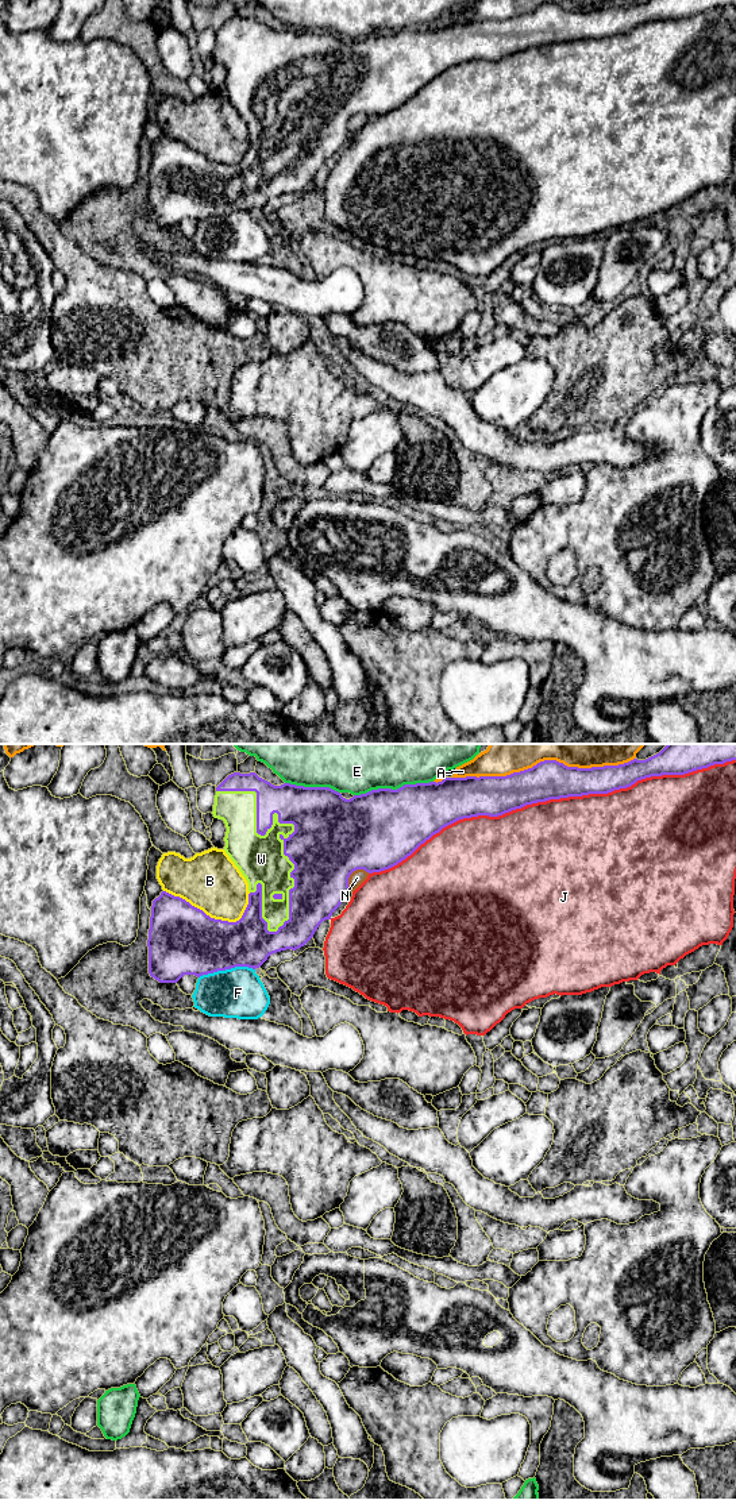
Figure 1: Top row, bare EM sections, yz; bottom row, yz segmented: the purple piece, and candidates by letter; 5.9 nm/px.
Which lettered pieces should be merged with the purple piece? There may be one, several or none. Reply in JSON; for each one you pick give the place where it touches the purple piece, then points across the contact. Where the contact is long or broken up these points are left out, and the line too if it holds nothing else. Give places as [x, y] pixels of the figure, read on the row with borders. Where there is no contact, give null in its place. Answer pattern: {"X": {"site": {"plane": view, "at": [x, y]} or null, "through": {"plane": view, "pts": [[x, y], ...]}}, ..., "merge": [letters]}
{"W": {"site": {"plane": "yz", "at": [281, 822]}}, "merge": ["W"]}

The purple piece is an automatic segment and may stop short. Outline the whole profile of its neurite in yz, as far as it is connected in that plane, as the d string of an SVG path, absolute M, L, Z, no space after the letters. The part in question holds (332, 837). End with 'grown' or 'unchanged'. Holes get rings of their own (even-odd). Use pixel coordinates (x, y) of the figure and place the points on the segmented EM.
M667 744L659 753L646 759L633 759L619 766L592 768L567 767L556 760L544 760L532 768L506 776L444 778L442 782L404 784L397 790L378 788L350 799L330 787L304 787L290 783L274 786L255 772L228 775L217 787L213 817L223 820L227 828L224 851L248 883L248 905L236 922L215 919L180 896L162 891L153 901L149 929L149 973L159 983L177 983L184 975L197 977L235 967L259 968L270 955L304 946L319 925L331 919L332 913L344 901L348 878L357 869L369 874L389 869L443 828L478 815L498 817L527 805L608 794L627 788L637 780L662 776L685 775L714 764L736 760L736 744Z; grown

